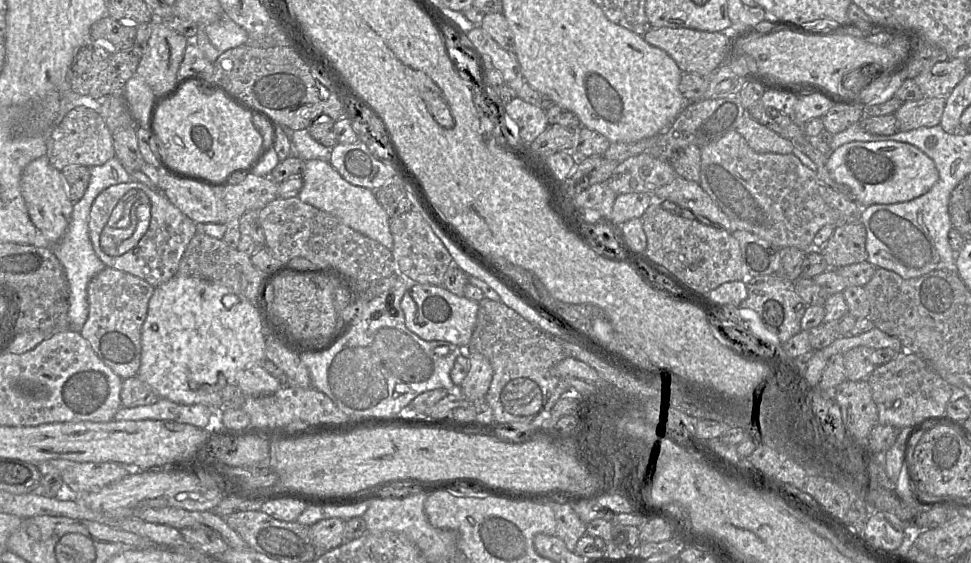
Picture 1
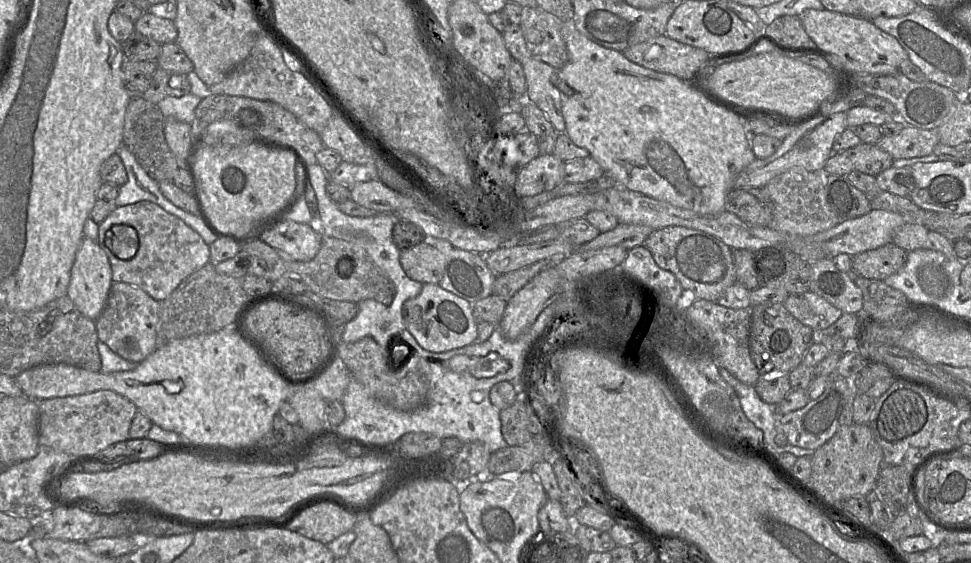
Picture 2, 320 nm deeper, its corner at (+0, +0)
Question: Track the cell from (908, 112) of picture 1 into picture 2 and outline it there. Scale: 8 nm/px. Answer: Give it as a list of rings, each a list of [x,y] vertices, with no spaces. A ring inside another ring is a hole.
[[[904,125],[897,135],[883,136],[876,145],[898,161],[927,156],[933,153],[934,147],[939,142],[937,128],[921,129]]]

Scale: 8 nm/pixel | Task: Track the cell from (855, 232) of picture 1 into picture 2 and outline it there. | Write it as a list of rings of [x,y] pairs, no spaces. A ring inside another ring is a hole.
[[[891,242],[852,256],[852,269],[849,274],[884,281],[902,270],[906,258],[907,251]]]

